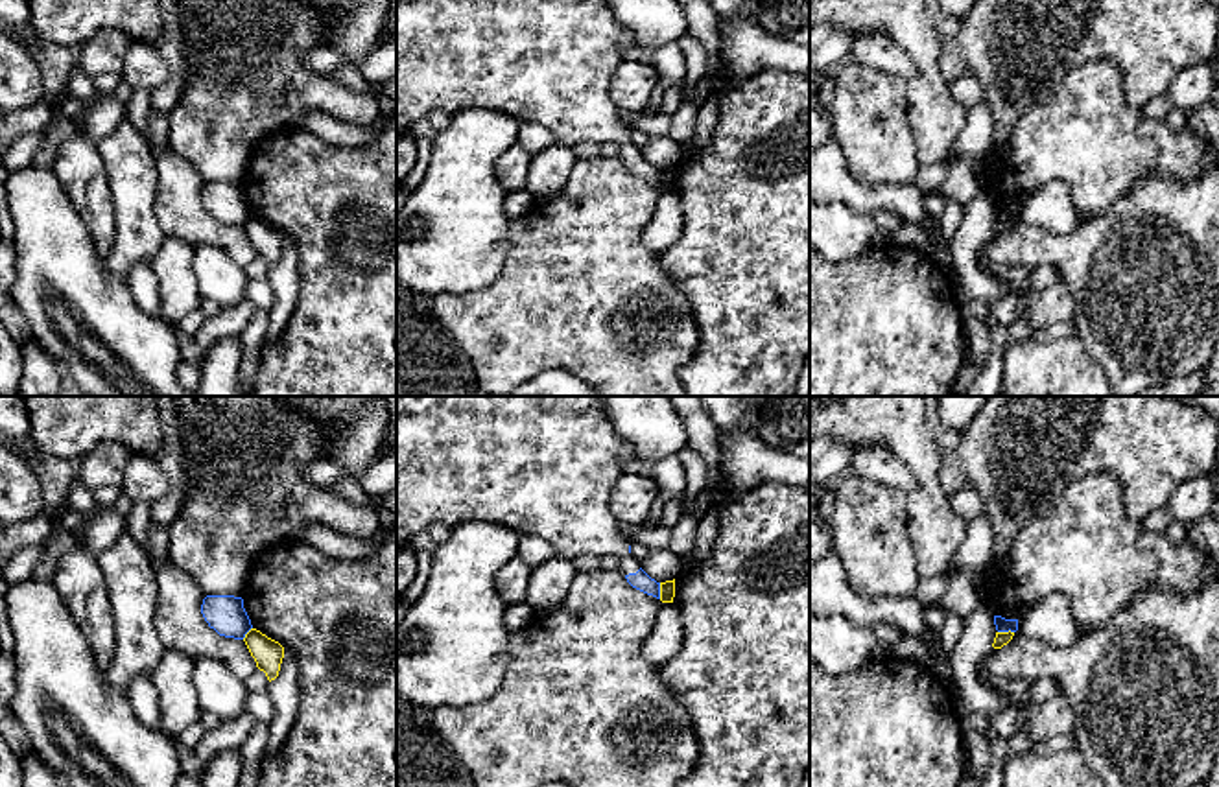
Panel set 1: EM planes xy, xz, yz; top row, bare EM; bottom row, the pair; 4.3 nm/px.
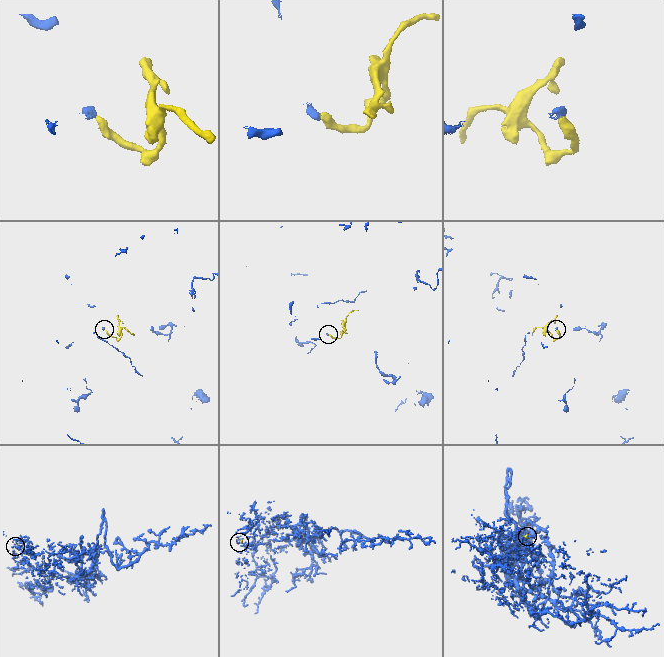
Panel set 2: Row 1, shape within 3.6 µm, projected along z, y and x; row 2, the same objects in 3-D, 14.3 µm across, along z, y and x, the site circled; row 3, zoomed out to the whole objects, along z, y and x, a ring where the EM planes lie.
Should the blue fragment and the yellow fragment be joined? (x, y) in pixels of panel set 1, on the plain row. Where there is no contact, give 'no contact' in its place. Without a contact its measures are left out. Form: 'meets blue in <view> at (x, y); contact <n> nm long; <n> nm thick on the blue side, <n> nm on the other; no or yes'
meets blue in xz at (659, 177); contact 70 nm long; 80 nm thick on the blue side, 60 nm on the other; no

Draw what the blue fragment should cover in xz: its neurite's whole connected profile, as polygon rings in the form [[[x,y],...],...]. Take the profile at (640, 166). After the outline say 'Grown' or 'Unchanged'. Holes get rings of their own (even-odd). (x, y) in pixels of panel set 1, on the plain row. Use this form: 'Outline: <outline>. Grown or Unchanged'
Outline: [[[396,0],[396,135],[408,133],[413,122],[428,118],[435,109],[450,114],[468,107],[492,109],[522,123],[535,122],[548,127],[555,140],[568,147],[585,140],[596,142],[598,146],[614,142],[620,146],[618,157],[633,175],[660,186],[660,170],[651,166],[640,155],[640,147],[631,142],[631,129],[621,122],[620,111],[610,98],[610,77],[623,61],[620,50],[633,44],[636,44],[633,31],[616,20],[607,0]]]. Grown

